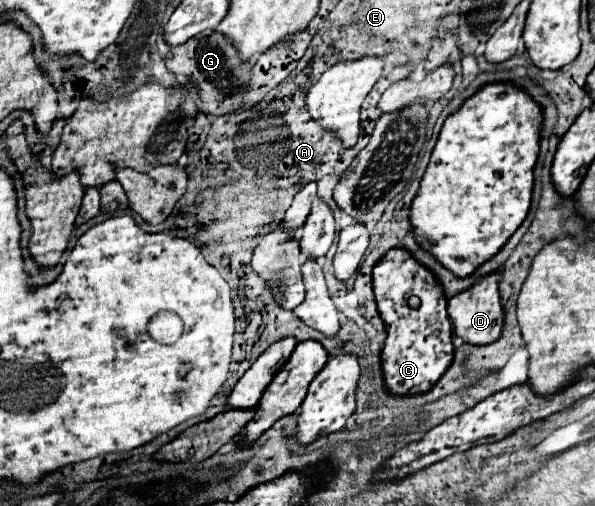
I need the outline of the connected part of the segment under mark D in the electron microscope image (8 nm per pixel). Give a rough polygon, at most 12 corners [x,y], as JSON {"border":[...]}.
{"border":[[501,271],[449,299],[455,335],[487,345],[499,339],[505,311]]}

